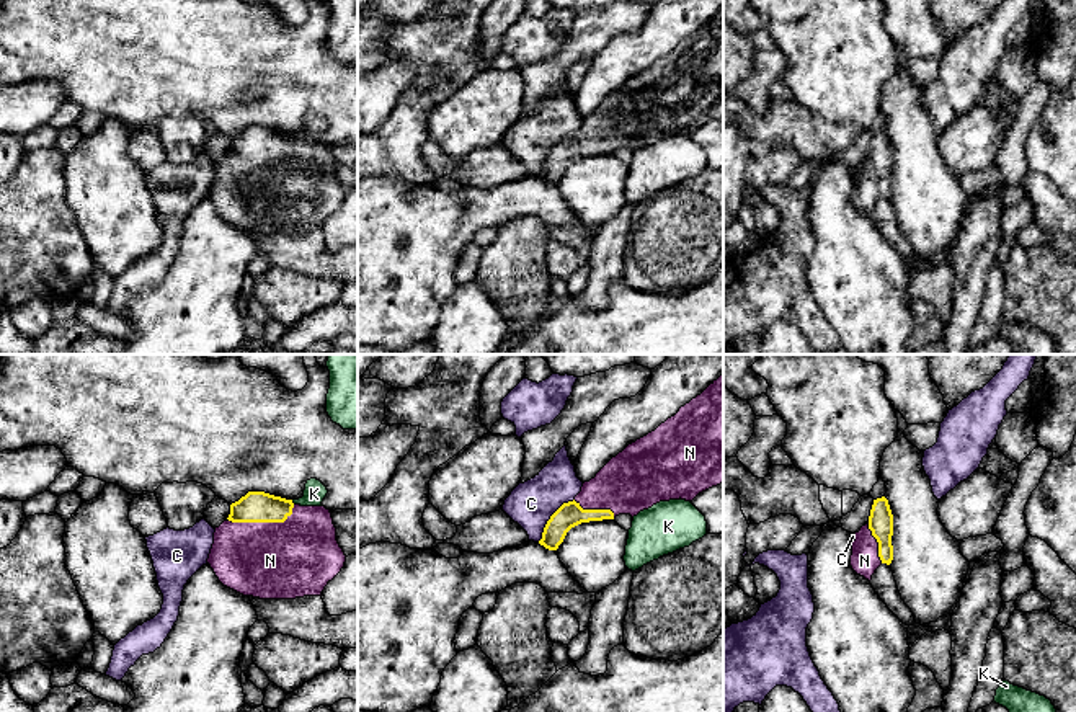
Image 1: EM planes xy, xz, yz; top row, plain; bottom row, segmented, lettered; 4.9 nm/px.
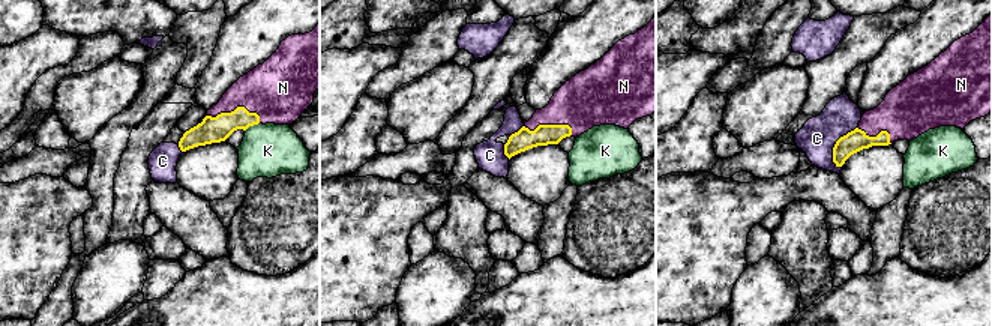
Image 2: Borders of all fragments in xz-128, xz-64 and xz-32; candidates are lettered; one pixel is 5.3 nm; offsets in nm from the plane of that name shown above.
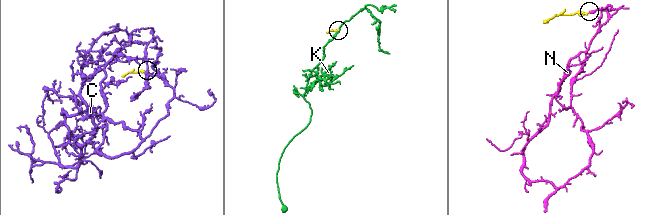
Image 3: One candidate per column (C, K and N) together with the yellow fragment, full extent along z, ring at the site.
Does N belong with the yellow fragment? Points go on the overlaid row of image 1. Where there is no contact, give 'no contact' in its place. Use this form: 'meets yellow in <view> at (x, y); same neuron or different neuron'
meets yellow in xy at (263, 521); same neuron

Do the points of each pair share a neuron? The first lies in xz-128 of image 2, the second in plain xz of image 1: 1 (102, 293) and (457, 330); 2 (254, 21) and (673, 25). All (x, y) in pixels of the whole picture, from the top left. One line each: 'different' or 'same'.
1: same
2: same

